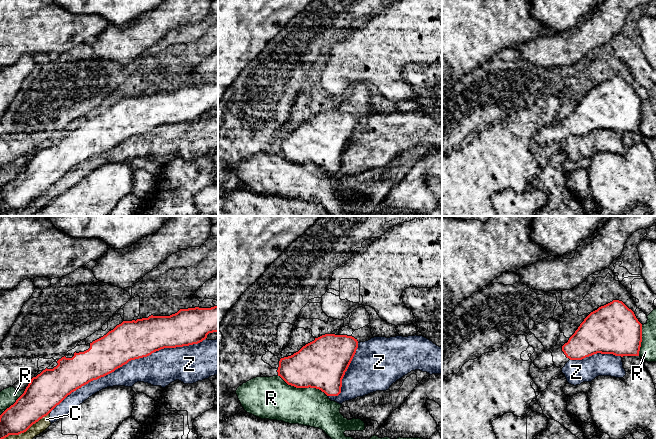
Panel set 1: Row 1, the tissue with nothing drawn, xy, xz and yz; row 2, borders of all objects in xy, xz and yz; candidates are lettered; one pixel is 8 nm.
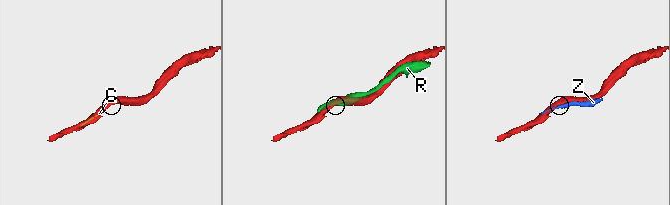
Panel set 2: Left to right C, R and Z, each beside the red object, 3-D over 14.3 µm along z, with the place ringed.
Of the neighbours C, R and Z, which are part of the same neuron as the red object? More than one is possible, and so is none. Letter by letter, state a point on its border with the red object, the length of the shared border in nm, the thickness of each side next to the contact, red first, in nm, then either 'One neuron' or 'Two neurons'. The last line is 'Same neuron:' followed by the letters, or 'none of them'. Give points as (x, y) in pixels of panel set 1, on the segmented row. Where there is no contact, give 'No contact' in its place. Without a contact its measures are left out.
C: Touches red at xy (25, 431). Shared border 460 nm. Thickness 260 nm (red) against 110 nm. Two neurons
R: Touches red at xz (302, 387). Shared border 440 nm. Thickness 400 nm (red) against 320 nm. Two neurons
Z: Touches red at xy (127, 362). Shared border 1350 nm. Thickness 320 nm (red) against 260 nm. Two neurons
Same neuron: none of them

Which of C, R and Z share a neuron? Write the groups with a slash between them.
C Z / R

